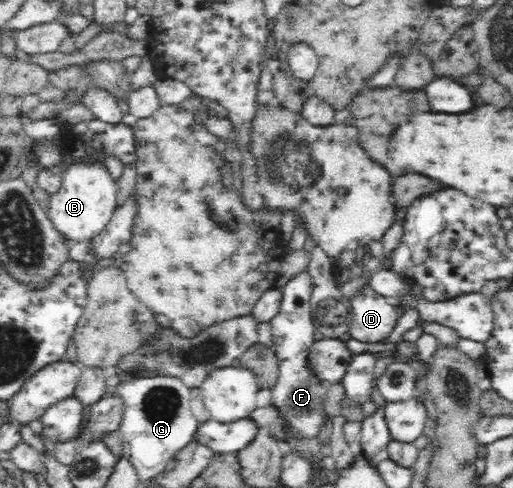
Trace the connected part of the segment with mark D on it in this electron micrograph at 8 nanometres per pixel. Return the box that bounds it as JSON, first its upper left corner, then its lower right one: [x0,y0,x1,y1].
[349,285,403,343]

